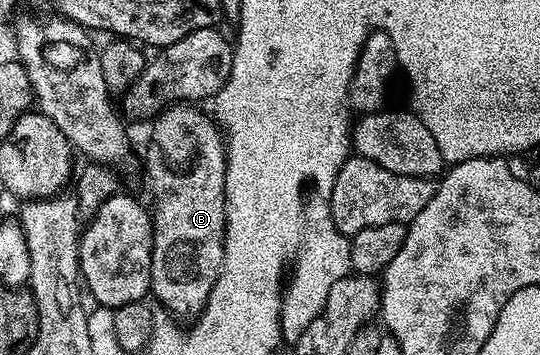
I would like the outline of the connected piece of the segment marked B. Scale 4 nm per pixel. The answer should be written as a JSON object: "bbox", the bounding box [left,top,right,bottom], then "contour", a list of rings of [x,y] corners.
{"bbox":[146,103,226,318],"contour":[[[176,103],[165,108],[151,124],[152,131],[146,151],[146,175],[150,183],[150,189],[154,197],[152,206],[151,223],[153,225],[153,251],[152,251],[152,273],[150,274],[150,289],[153,298],[157,298],[173,316],[177,318],[195,318],[201,314],[206,307],[207,299],[218,280],[219,271],[223,263],[223,241],[226,238],[226,151],[225,140],[215,120],[206,112],[194,108],[190,103]]]}

